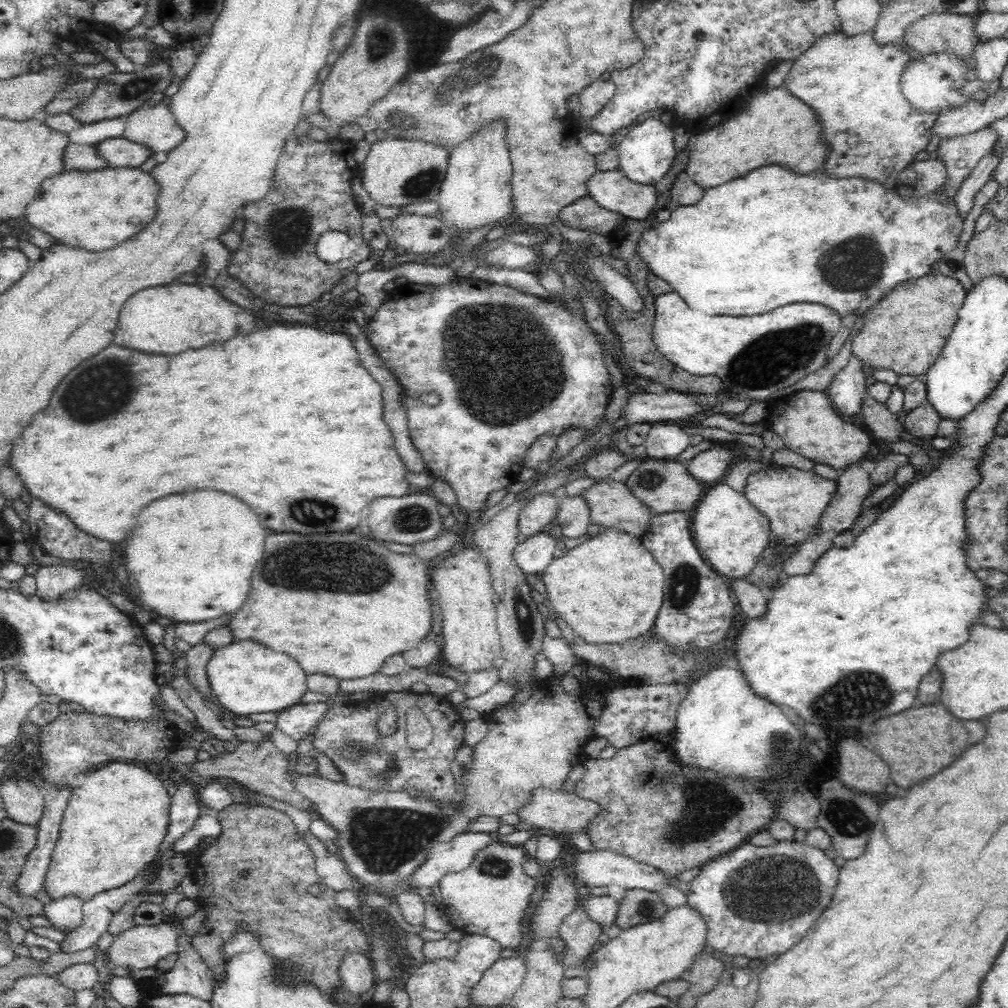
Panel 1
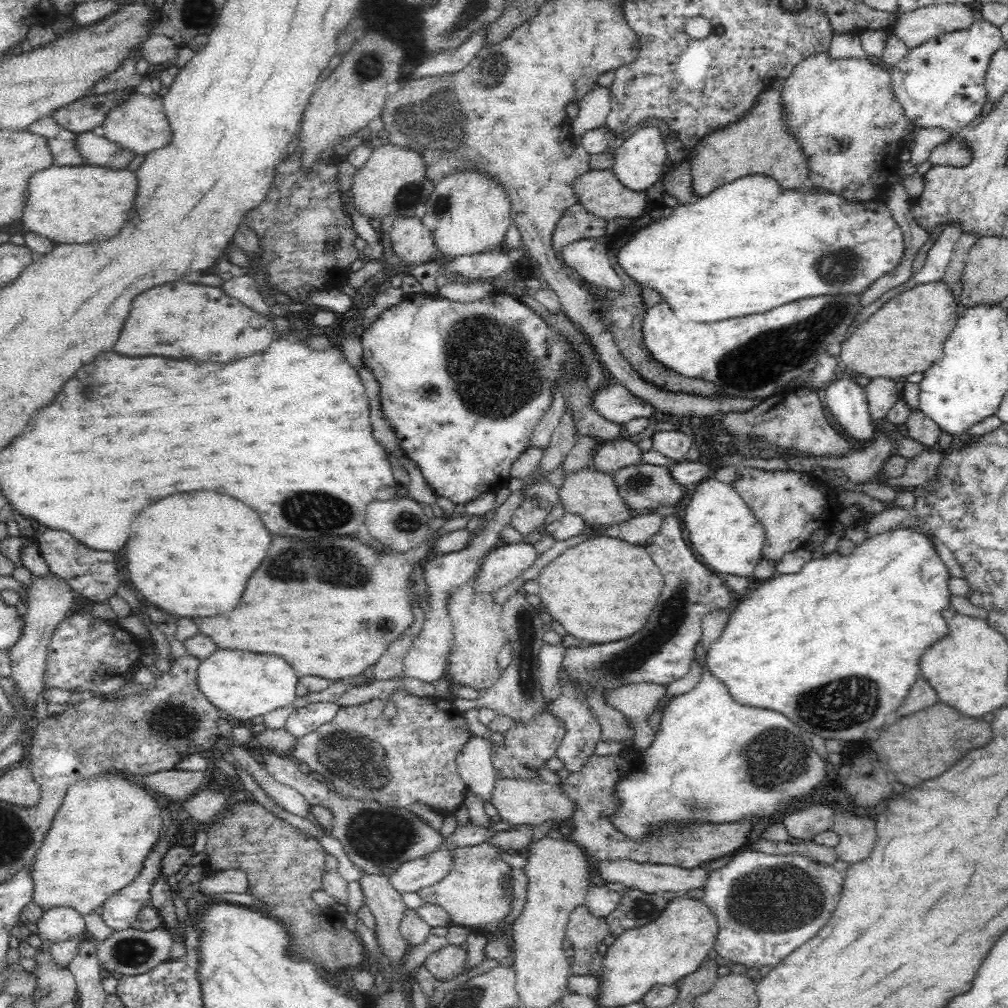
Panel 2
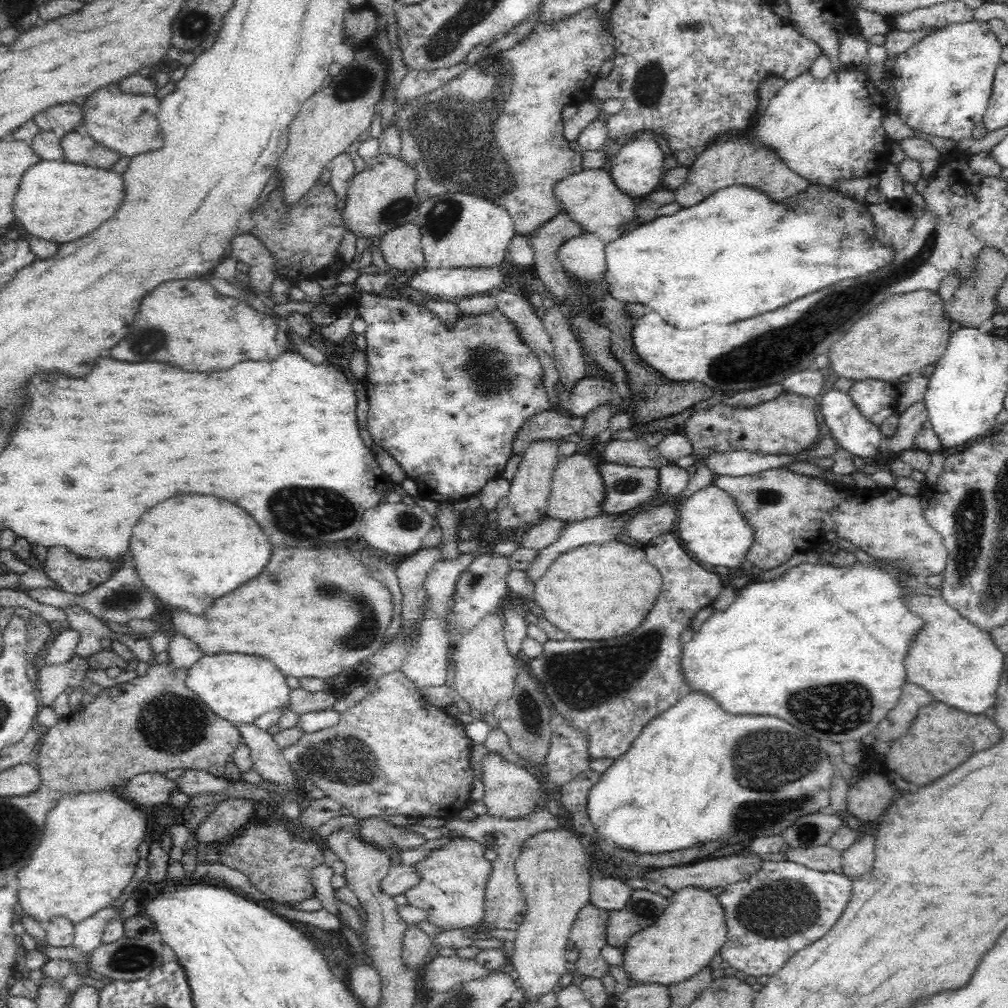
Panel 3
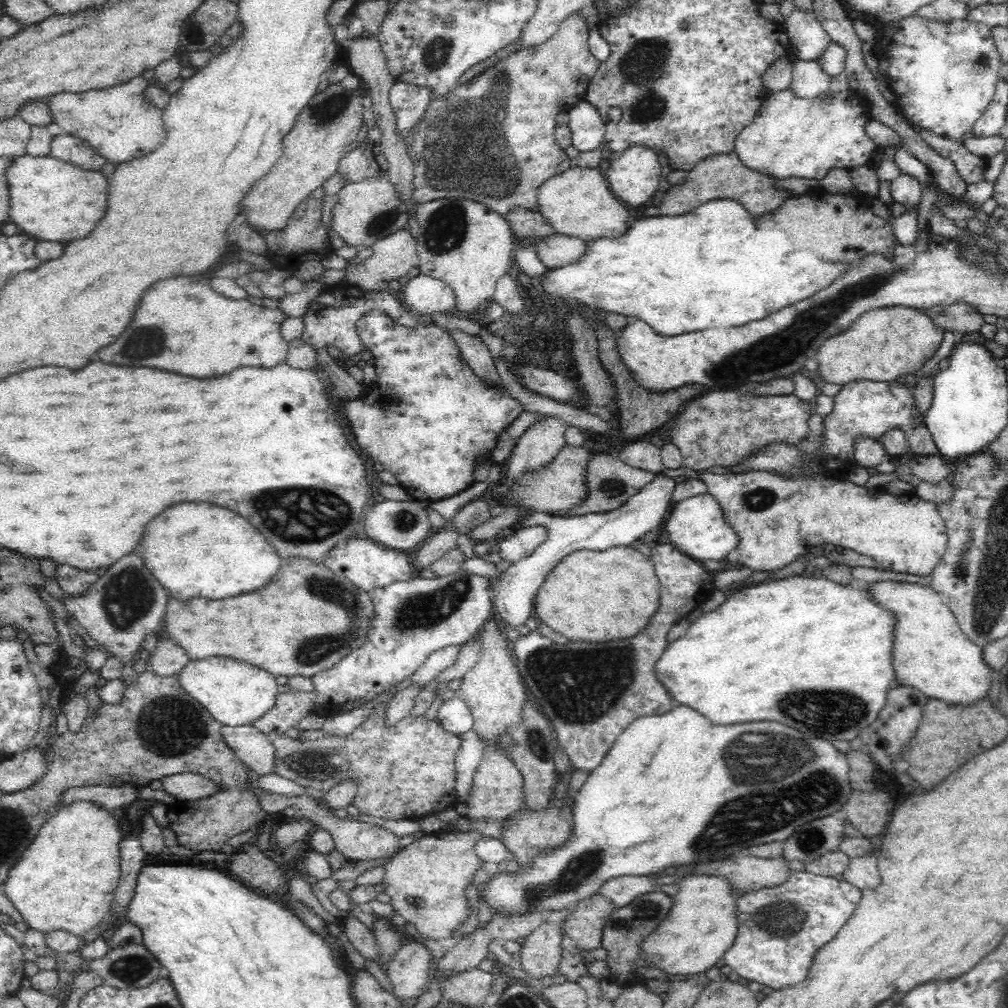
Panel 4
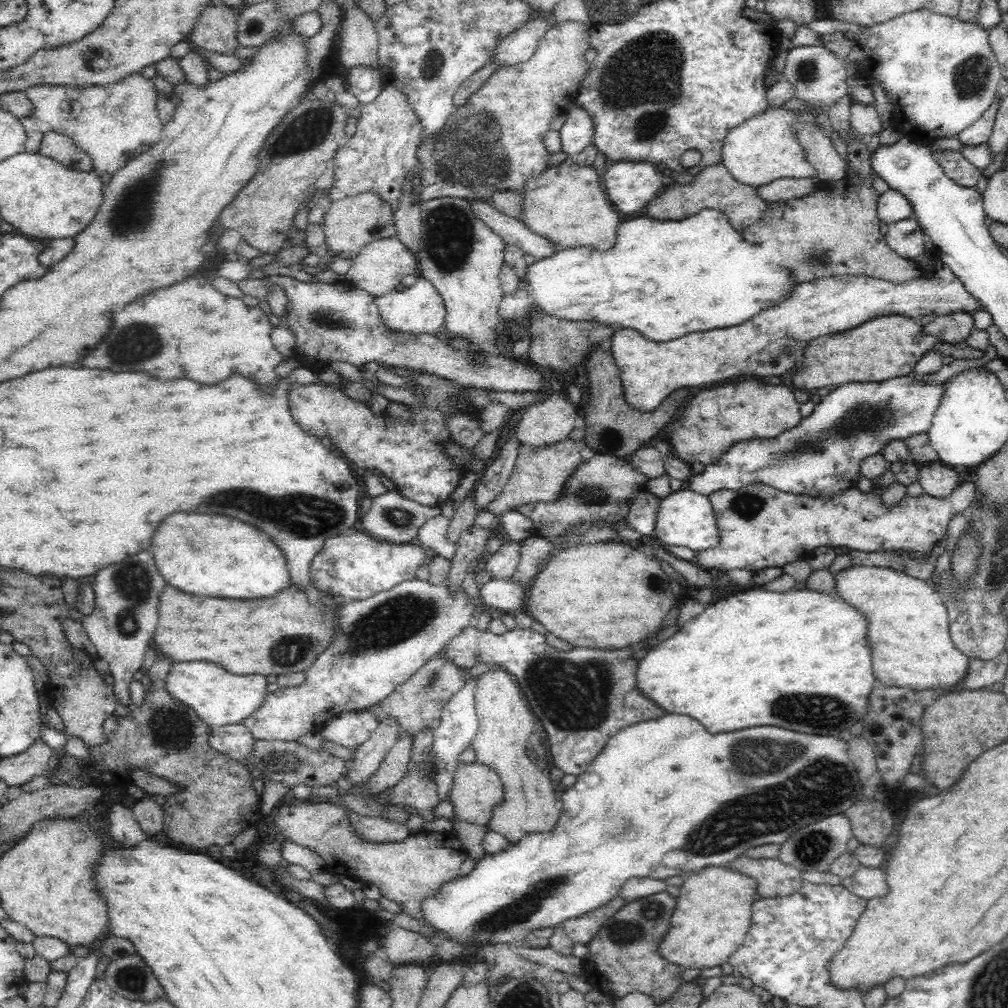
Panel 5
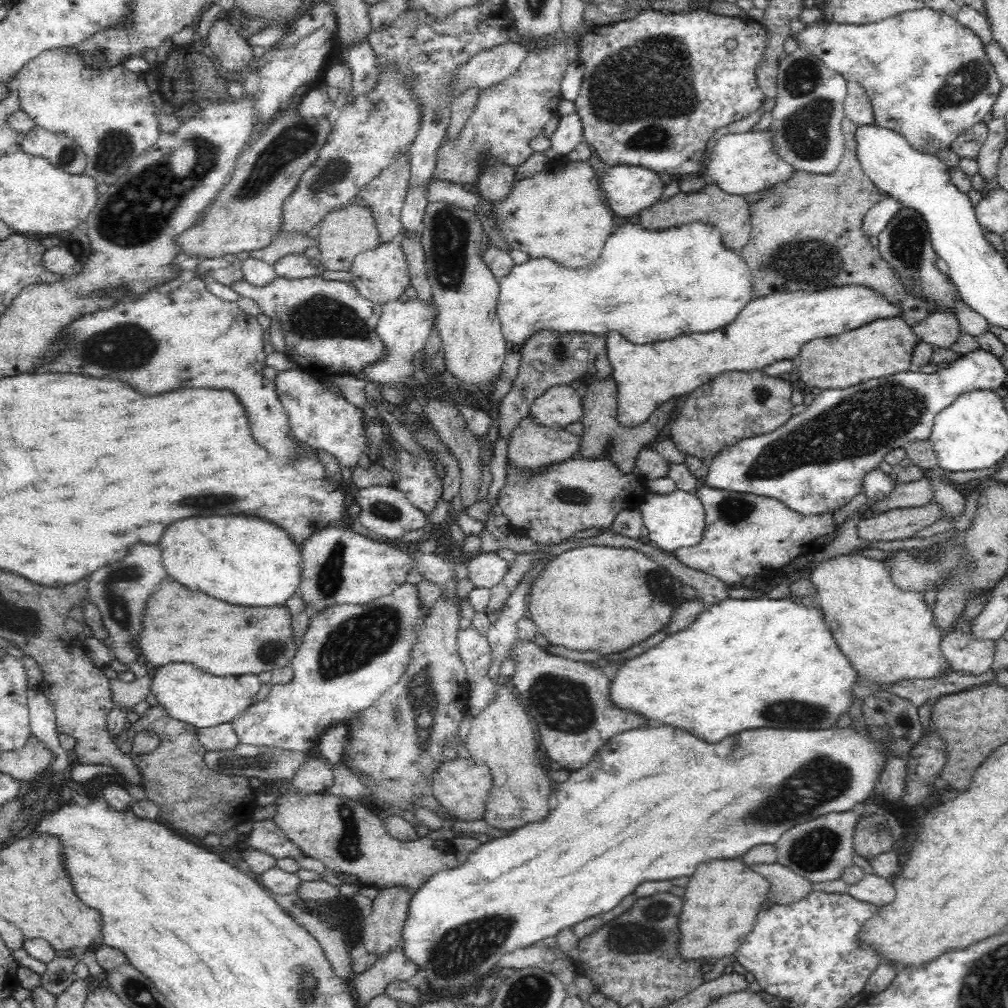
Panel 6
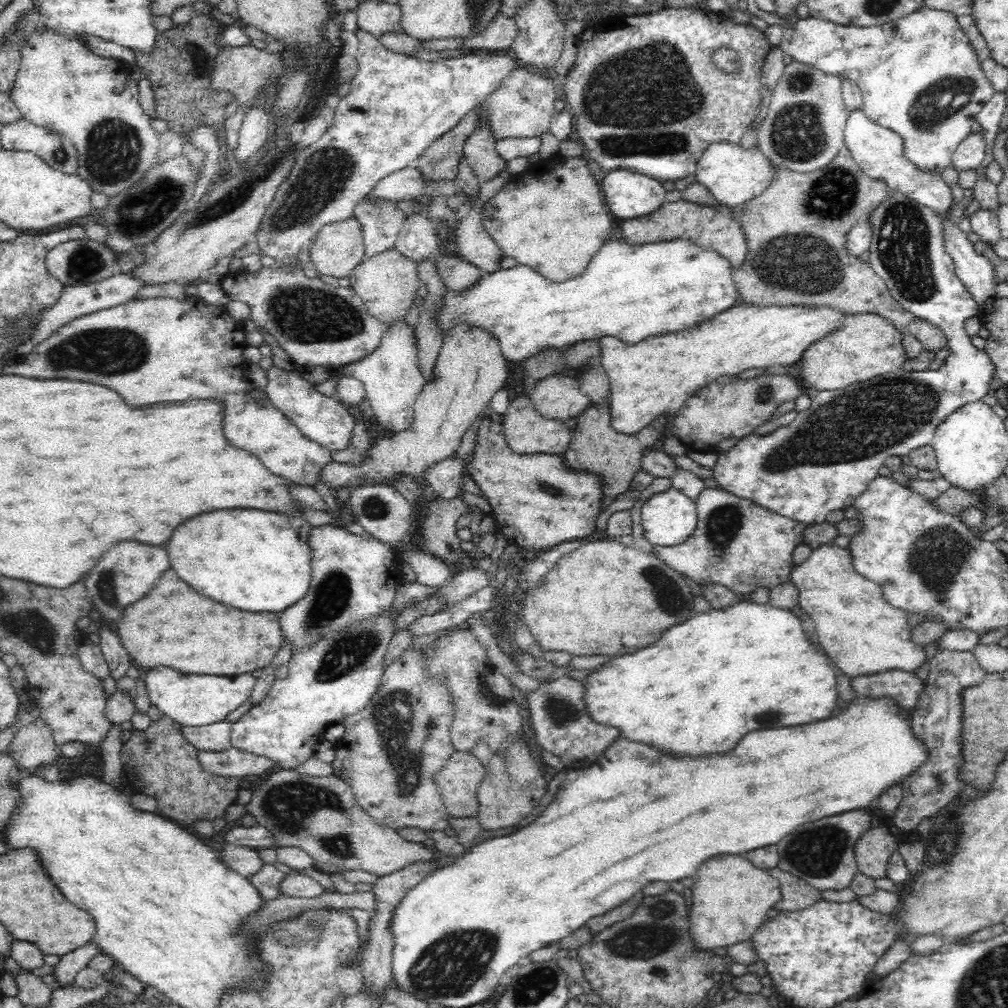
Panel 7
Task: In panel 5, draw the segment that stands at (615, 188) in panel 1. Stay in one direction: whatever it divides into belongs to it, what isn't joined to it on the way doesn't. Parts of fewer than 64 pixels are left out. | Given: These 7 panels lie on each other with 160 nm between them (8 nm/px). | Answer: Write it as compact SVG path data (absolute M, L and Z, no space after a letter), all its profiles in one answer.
M566 157L560 164L548 167L542 174L526 180L522 194L523 214L520 222L524 223L530 231L538 236L546 237L548 241L556 245L556 250L596 246L594 250L600 248L612 248L616 242L616 232L620 223L614 206L607 198L605 190L600 188L602 178L598 178L596 170L592 166L580 166L574 158Z

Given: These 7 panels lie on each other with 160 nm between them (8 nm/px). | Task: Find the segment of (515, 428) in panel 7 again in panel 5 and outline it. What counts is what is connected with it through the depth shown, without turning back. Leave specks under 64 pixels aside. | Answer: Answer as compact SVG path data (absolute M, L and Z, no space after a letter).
M570 437L560 440L560 442L538 446L538 448L520 443L512 474L510 474L504 490L482 510L499 516L504 512L512 511L512 508L520 506L520 504L554 502L562 494L562 488L564 482L568 480L568 476L571 476L571 473L576 470L576 466L583 461L580 457L583 448L586 448L584 440L579 441Z

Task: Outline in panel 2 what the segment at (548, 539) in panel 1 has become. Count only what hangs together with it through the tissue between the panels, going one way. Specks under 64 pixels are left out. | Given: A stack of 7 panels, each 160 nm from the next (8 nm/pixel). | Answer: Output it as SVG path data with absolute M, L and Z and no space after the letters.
M516 542L494 549L481 560L477 576L477 592L494 594L538 562L536 546L532 542Z

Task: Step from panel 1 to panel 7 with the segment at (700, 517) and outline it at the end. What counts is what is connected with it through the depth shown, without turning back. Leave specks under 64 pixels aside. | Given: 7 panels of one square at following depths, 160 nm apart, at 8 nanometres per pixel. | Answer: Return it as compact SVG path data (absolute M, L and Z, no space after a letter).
M674 487L652 494L642 504L644 538L653 546L684 543L694 532L696 522L695 502Z

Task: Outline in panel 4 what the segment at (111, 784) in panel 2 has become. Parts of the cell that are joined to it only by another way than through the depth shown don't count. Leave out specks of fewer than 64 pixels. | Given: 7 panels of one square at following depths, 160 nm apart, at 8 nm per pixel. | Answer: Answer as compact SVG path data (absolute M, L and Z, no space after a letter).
M74 801L56 810L42 824L36 839L24 850L20 860L8 870L2 887L8 900L22 915L26 926L43 932L68 931L78 938L83 936L108 917L118 878L120 878L120 854L118 844L122 830L118 820L90 801Z

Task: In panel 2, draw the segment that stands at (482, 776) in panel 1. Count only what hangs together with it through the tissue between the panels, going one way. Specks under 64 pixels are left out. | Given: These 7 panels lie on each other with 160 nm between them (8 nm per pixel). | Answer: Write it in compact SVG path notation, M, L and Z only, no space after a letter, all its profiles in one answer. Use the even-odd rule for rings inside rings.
M546 706L527 723L514 721L502 734L500 744L490 743L489 753L496 780L538 780L540 770L548 768L548 760L558 754L562 738L566 734L564 721ZM259 749L258 760L276 782L297 790L310 806L320 804L332 814L332 827L327 834L342 843L348 860L365 874L390 877L400 870L404 862L436 852L446 842L442 832L428 826L409 807L392 807L382 801L362 799L362 797L344 797L344 793L336 789L330 790L326 783L315 780L312 775L302 773L298 769L298 763L289 755Z

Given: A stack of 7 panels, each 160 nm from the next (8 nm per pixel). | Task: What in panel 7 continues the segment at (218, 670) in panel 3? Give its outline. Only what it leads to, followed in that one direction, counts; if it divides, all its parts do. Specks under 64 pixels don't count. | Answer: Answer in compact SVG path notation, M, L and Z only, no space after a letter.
M156 668L146 671L142 676L146 684L146 693L152 706L166 717L178 724L189 727L200 727L214 722L224 721L227 714L248 702L255 688L256 678L252 673L238 676L210 676L182 674L172 668Z

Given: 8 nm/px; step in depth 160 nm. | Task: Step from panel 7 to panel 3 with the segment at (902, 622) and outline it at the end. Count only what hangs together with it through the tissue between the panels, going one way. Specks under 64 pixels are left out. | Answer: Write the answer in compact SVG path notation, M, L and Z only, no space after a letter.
M920 594L914 596L914 602L916 602L916 612L920 612L917 616L923 618L925 624L912 638L910 643L912 646L908 646L912 648L912 652L908 652L908 660L904 660L905 682L924 688L934 700L942 701L954 709L960 708L970 714L980 714L986 708L994 706L1005 656L996 649L991 633L980 631L940 597Z

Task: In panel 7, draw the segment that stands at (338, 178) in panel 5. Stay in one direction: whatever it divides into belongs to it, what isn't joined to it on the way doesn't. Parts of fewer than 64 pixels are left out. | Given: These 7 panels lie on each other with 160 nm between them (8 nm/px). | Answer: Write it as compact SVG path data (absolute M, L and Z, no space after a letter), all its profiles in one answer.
M365 199L356 206L353 217L359 222L362 230L364 259L394 248L395 240L406 220L406 215L397 208L396 203L370 203Z

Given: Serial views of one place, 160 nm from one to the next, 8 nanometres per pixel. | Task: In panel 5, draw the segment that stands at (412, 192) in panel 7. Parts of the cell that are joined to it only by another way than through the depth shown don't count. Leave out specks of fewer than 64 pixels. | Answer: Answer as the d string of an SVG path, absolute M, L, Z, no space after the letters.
M468 199L468 204L472 206L476 216L488 224L496 235L500 235L504 242L518 246L525 254L531 254L536 260L548 258L557 251L556 245L546 237L532 233L524 223L502 214L489 201Z

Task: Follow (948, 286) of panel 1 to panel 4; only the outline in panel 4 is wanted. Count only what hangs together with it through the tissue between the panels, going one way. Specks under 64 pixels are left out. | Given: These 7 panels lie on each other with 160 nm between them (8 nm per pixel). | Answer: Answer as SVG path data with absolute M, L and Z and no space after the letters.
M902 307L880 308L860 316L848 332L828 338L818 348L820 366L812 377L821 384L848 384L852 380L890 382L911 378L939 350L945 330L934 324L933 313Z

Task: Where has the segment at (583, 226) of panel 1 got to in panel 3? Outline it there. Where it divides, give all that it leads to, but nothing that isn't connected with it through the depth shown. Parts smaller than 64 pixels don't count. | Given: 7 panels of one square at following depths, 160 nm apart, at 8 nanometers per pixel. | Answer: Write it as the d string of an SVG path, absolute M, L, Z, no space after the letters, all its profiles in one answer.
M561 213L542 224L539 228L536 228L535 232L524 235L524 237L528 239L528 243L532 245L535 260L534 265L540 280L546 285L550 297L552 297L560 307L564 308L570 326L571 320L578 313L584 311L584 305L582 305L579 296L574 293L570 283L568 283L568 278L564 273L562 264L560 264L558 257L556 257L556 252L558 252L558 248L560 248L562 243L566 242L566 240L570 240L570 238L574 238L574 236L578 236L582 233L582 227L578 226L578 223L573 222L566 214Z

